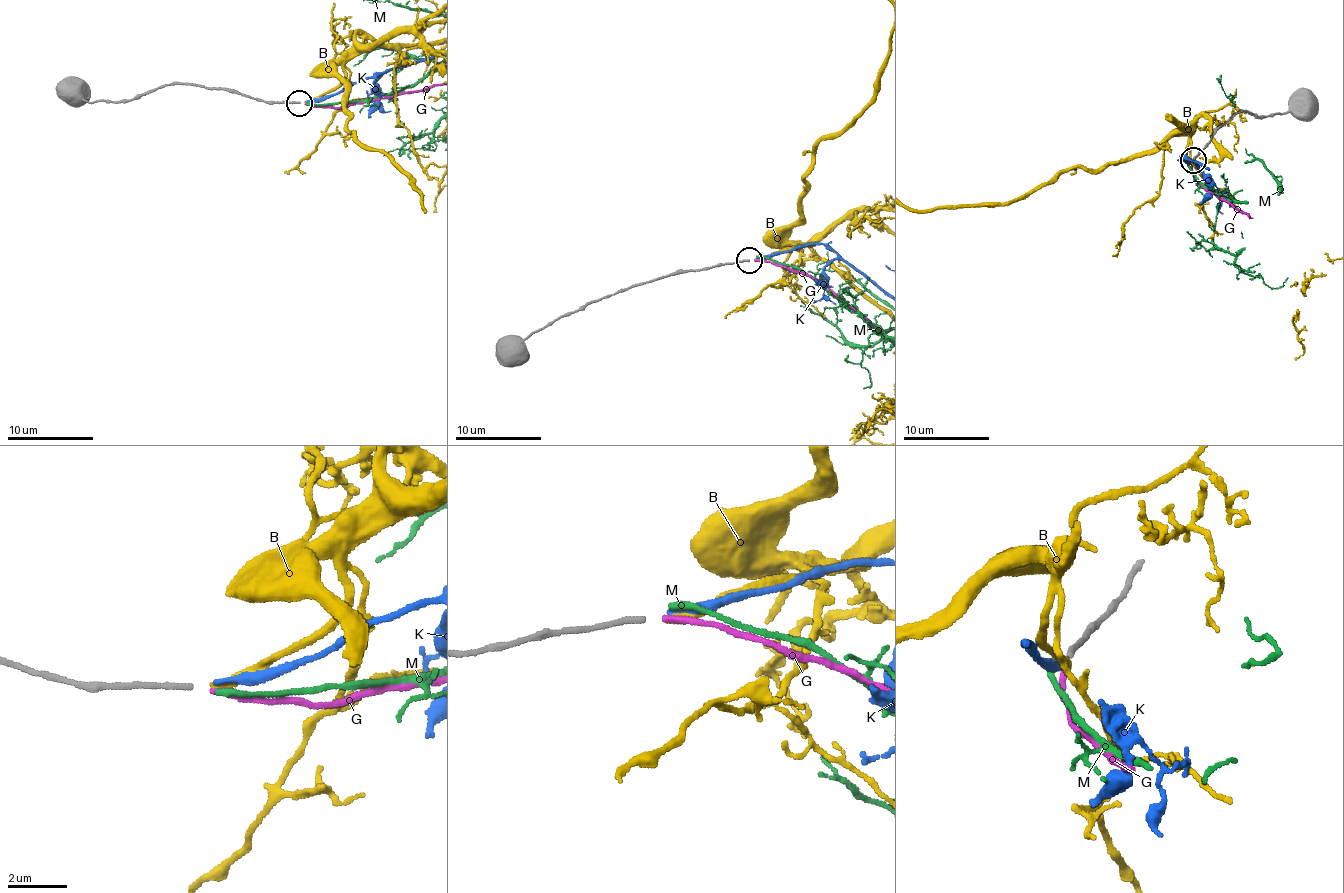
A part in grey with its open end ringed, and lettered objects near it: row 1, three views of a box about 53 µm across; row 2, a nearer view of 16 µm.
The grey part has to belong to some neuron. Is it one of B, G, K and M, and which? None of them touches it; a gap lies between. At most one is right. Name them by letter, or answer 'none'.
G

